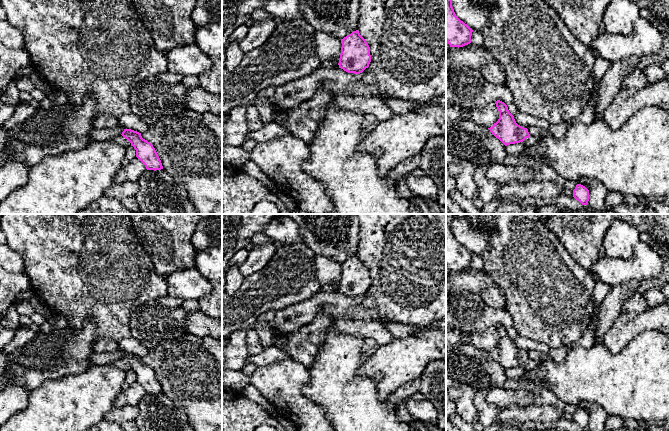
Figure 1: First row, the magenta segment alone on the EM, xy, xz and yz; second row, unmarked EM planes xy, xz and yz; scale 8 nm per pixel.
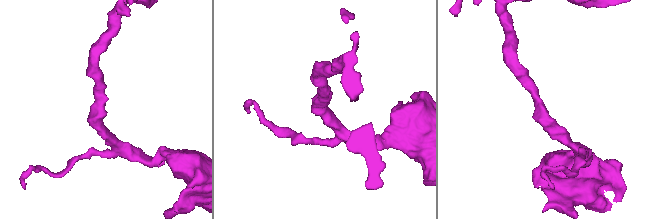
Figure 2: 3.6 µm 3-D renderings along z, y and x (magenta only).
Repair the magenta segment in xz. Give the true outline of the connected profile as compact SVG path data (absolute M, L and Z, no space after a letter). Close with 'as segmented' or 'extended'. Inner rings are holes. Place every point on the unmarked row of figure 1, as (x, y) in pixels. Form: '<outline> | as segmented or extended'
M353 255L341 263L339 292L348 297L360 298L371 286L370 271L359 255Z | as segmented

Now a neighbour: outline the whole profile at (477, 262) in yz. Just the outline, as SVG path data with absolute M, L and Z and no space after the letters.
M475 254L472 256L471 268L479 271L483 270L483 259L481 256Z

